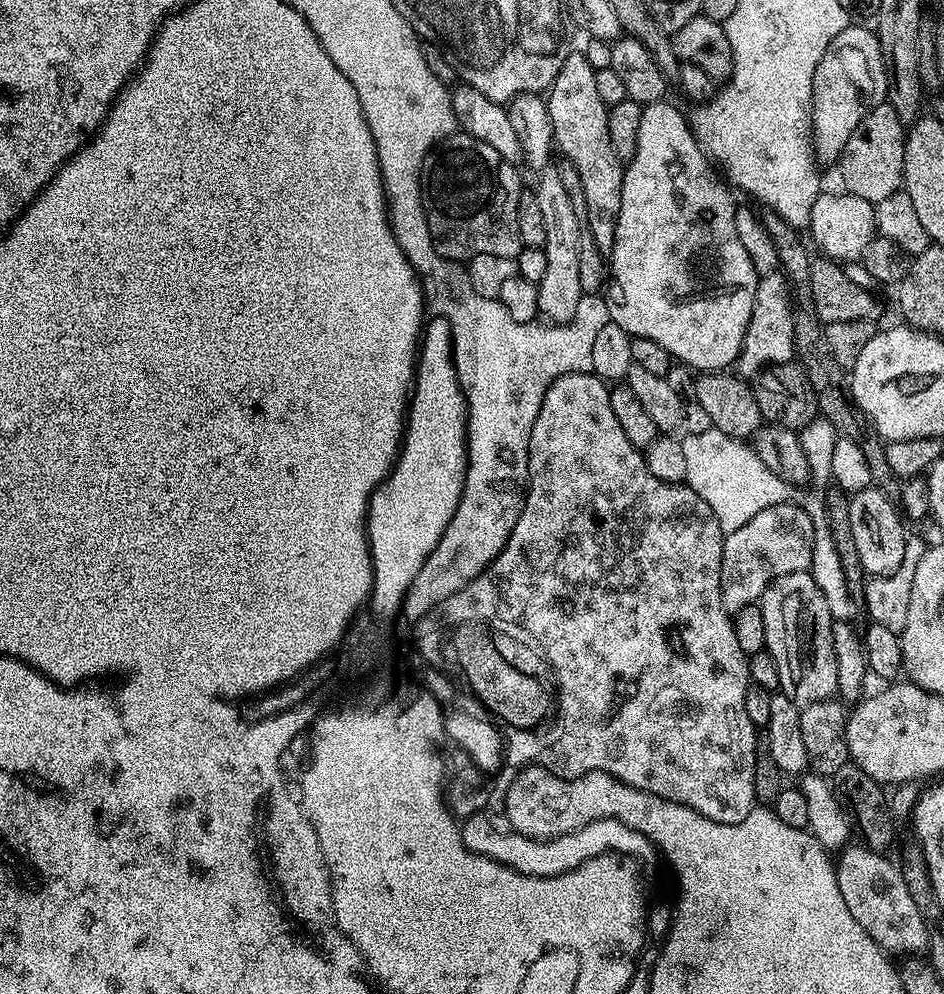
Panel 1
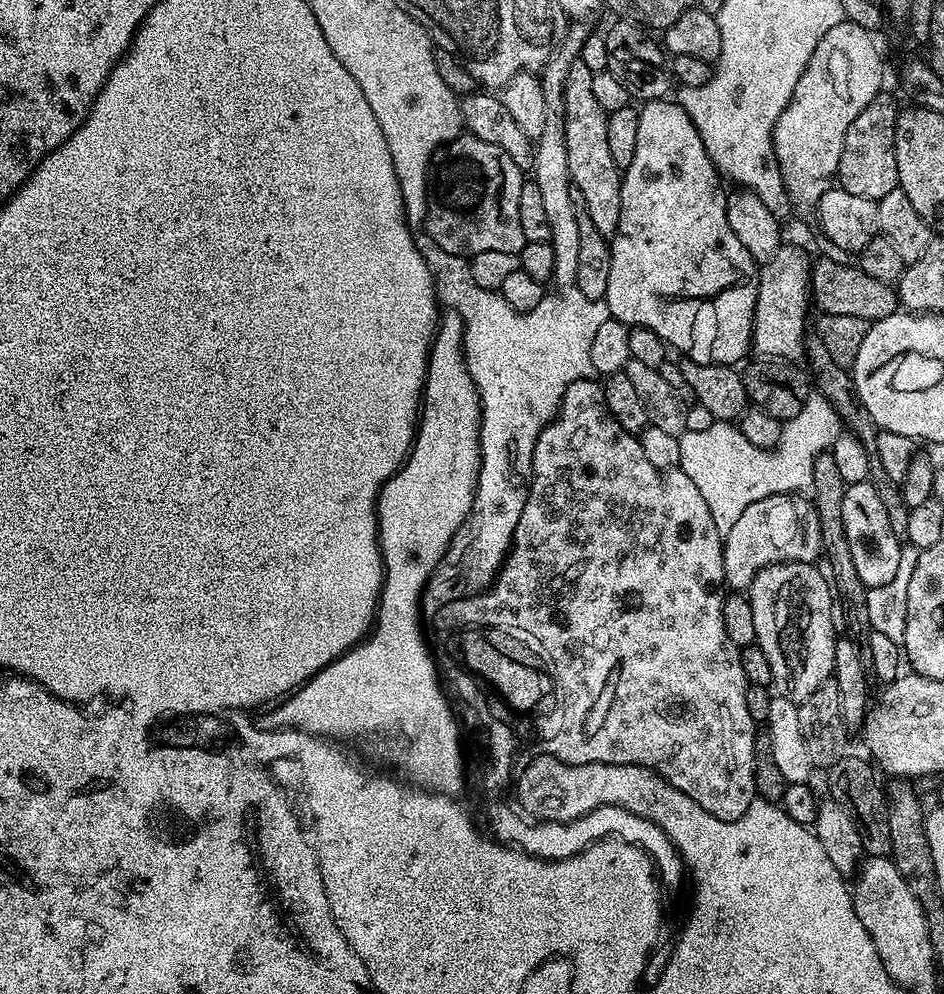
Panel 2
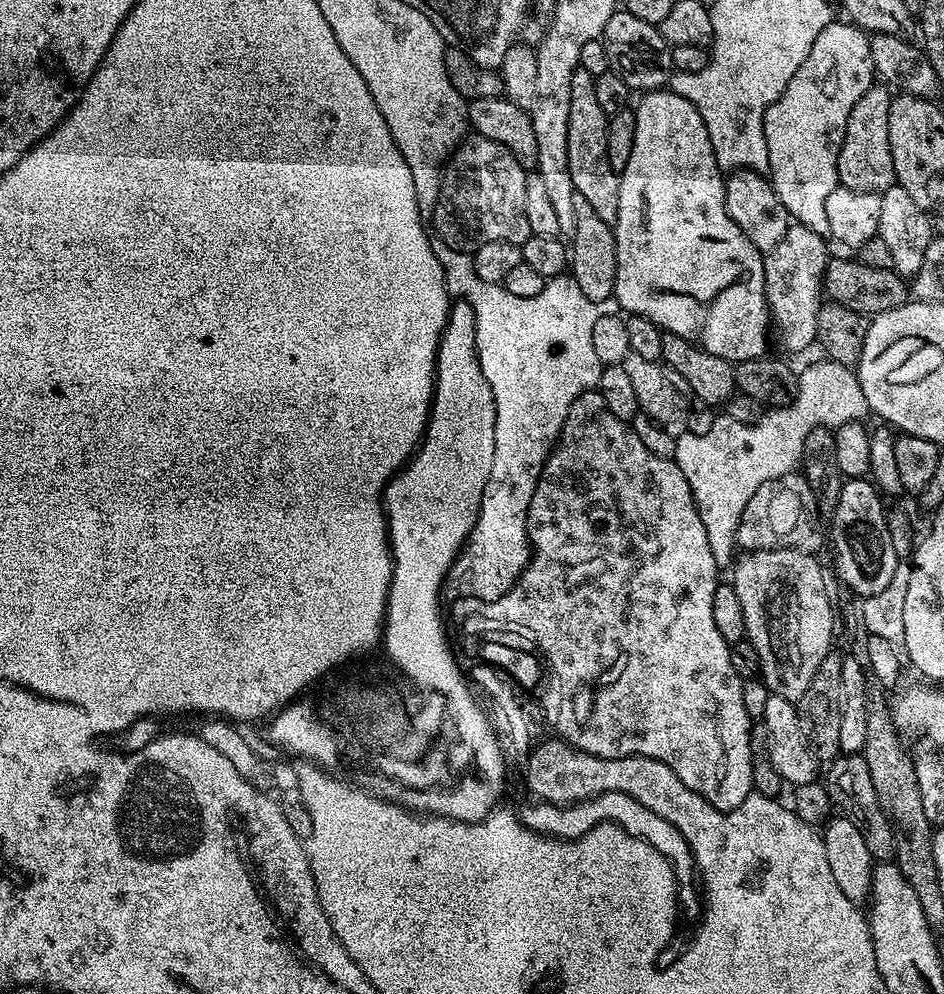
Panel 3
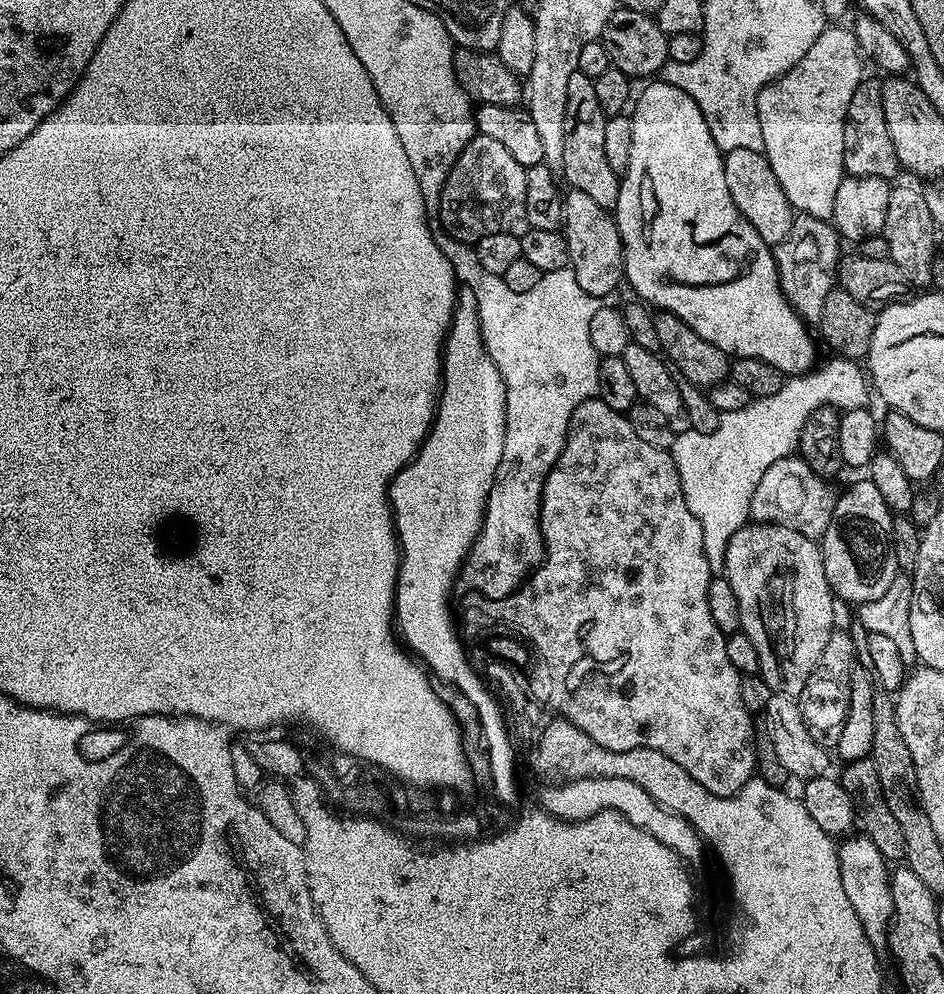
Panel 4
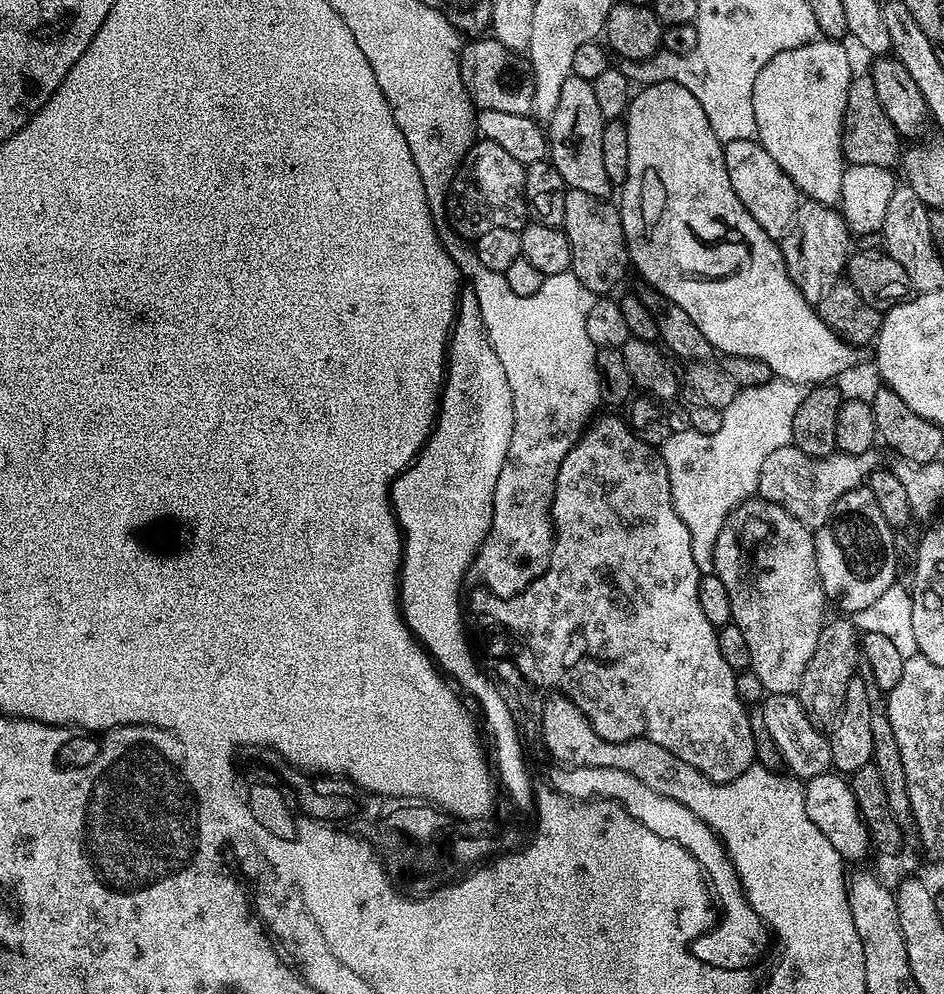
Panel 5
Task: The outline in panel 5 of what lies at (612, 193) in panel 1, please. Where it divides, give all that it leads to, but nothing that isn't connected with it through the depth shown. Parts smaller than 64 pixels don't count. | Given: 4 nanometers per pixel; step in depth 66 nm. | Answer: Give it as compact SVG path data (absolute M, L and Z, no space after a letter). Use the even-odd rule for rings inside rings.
M568 76L558 97L558 110L554 110L546 130L550 159L568 188L608 198L614 192L614 186L610 178L606 178L606 165L602 163L602 130L605 123L602 110L598 110L598 102L594 99L592 81Z

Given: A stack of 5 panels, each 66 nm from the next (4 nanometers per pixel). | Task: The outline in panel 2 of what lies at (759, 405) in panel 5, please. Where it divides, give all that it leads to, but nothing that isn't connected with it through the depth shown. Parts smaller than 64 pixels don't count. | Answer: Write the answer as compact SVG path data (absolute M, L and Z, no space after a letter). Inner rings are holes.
M812 394L794 418L783 421L776 452L767 452L764 449L767 447L761 446L753 437L741 434L735 423L714 422L710 430L680 433L678 467L694 486L698 486L702 498L706 498L706 506L710 506L714 526L723 534L742 518L742 510L746 510L750 502L758 502L767 496L803 493L812 483L812 468L816 461L831 449L840 435L842 421L834 406L824 395Z

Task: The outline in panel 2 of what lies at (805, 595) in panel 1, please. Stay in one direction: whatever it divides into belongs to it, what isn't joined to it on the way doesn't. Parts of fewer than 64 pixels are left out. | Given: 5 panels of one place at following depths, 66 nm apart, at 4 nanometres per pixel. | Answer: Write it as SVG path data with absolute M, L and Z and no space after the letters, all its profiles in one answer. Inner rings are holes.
M786 562L785 564L767 564L765 568L757 572L754 582L746 589L746 595L750 602L750 610L754 610L754 634L756 635L756 643L760 645L762 654L766 654L766 659L770 661L770 670L772 671L773 681L778 685L785 684L786 695L788 699L797 702L805 700L810 694L814 694L814 690L818 690L818 686L829 683L830 677L833 675L834 669L834 646L836 645L838 636L837 633L832 633L832 600L834 604L834 592L830 587L830 580L827 575L824 576L816 569L815 563L803 564L802 562Z

